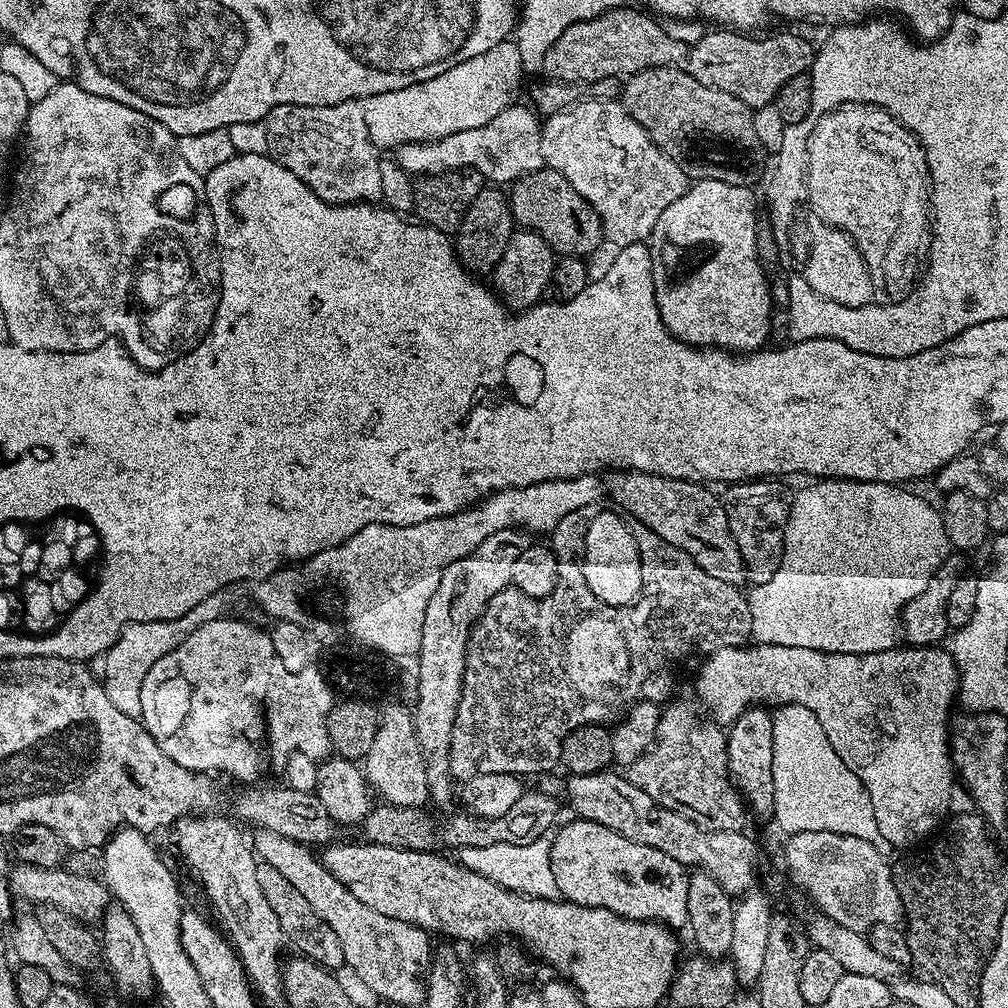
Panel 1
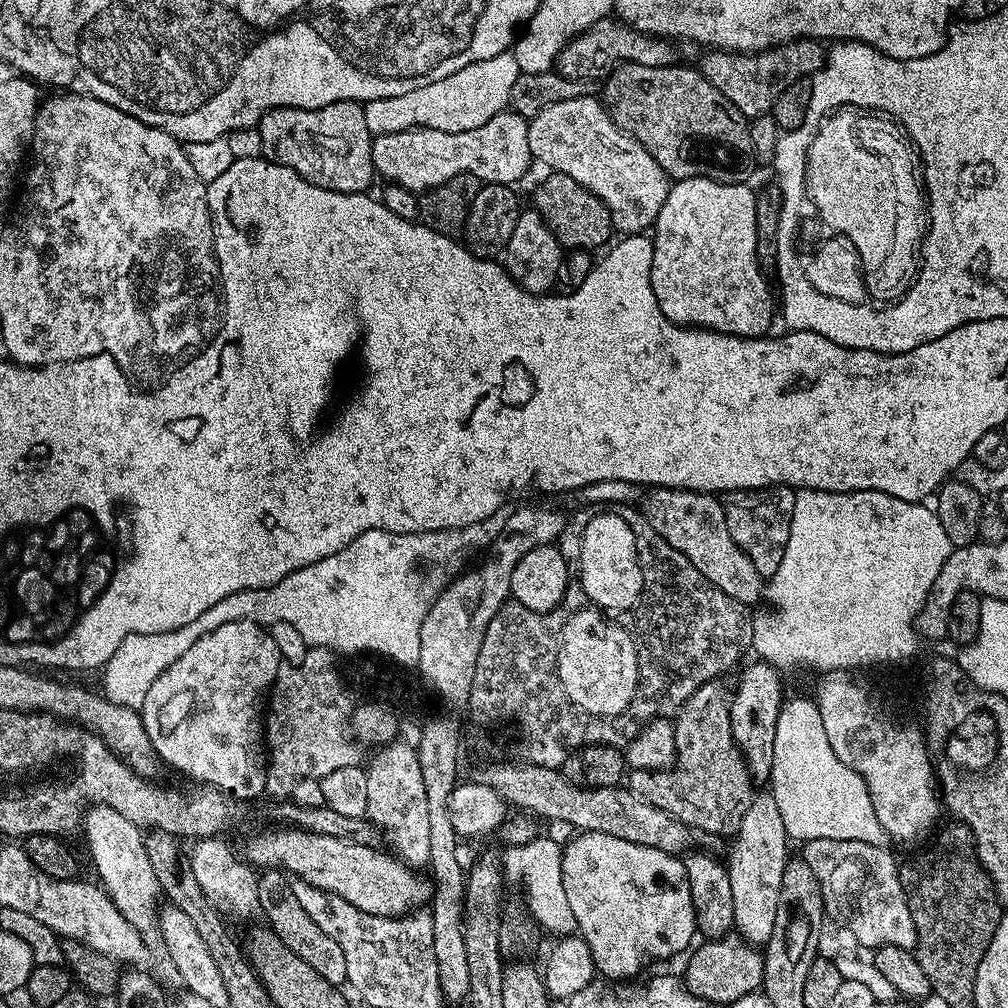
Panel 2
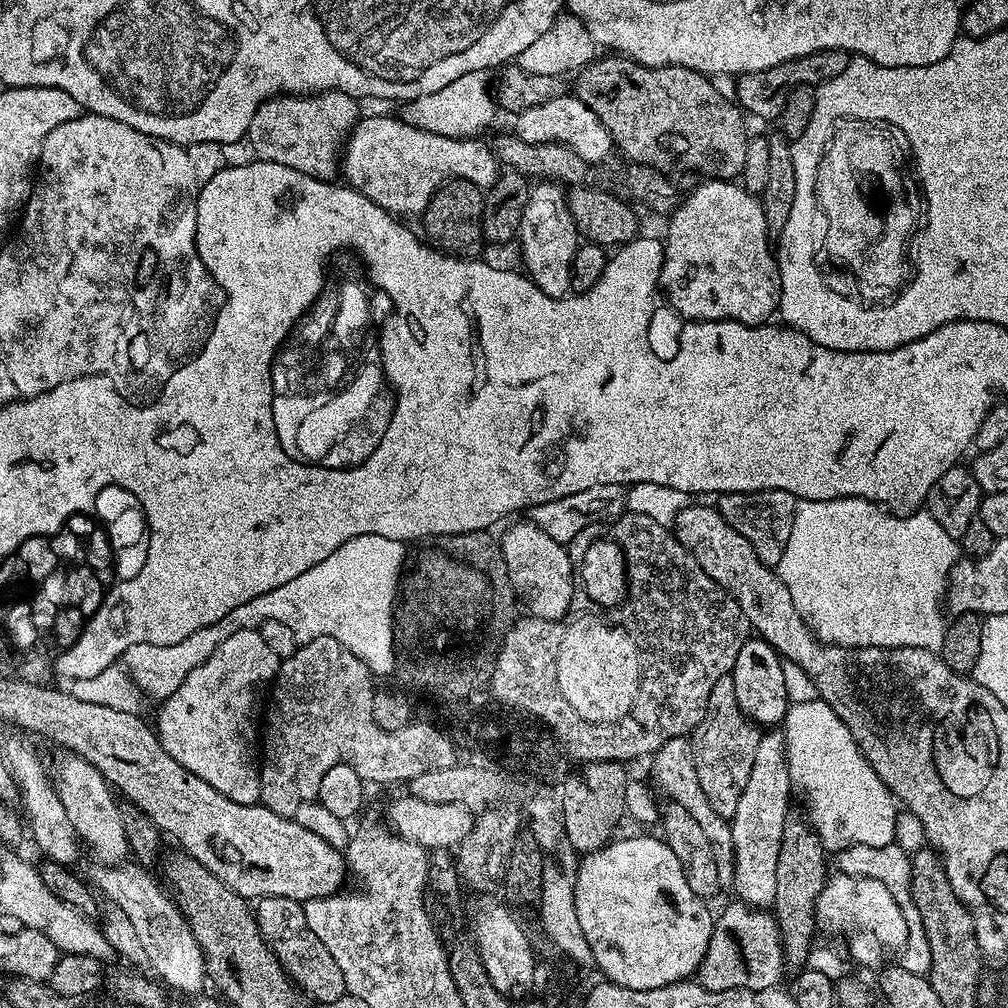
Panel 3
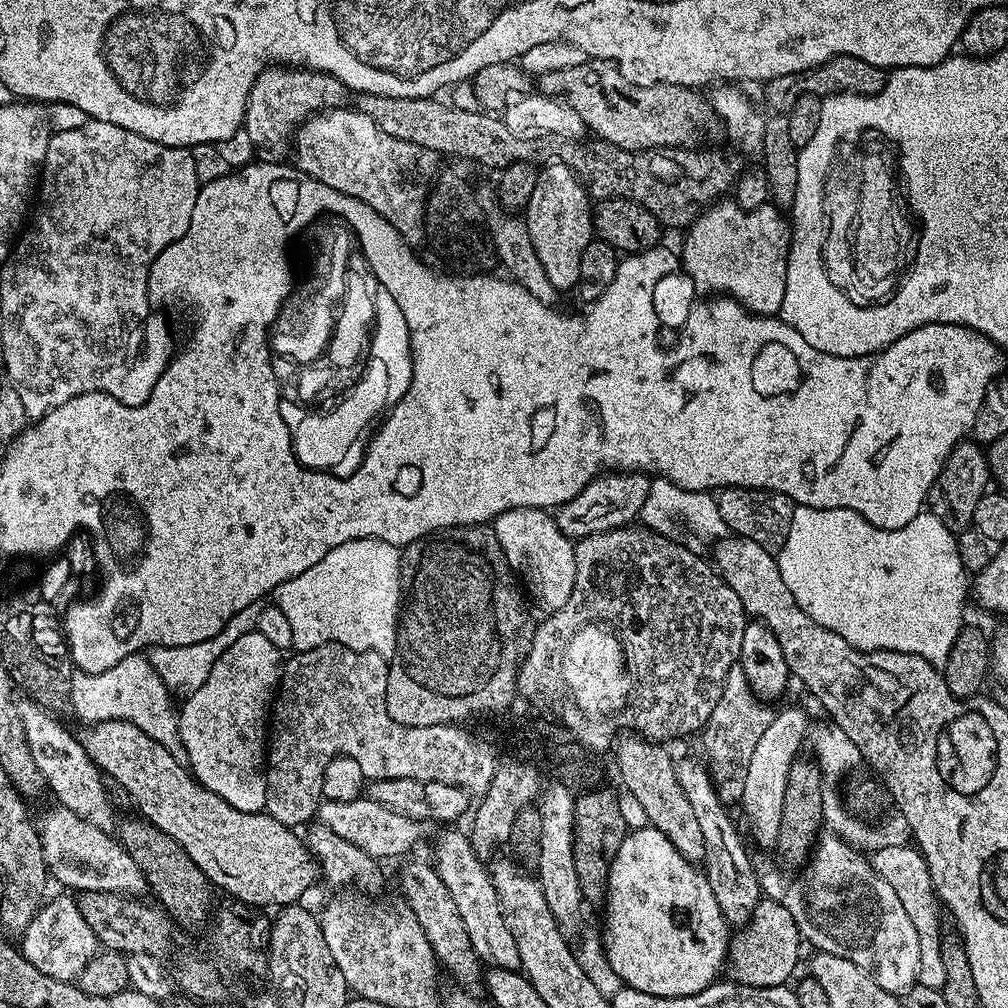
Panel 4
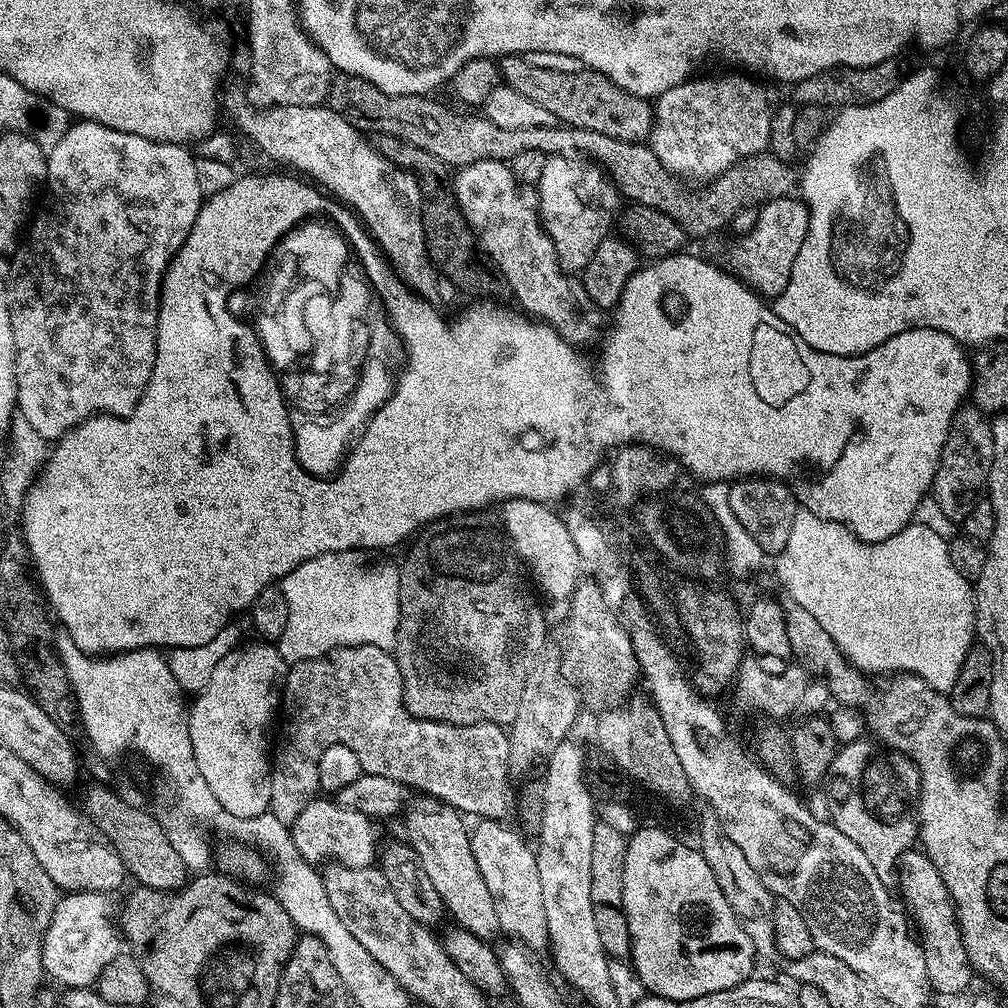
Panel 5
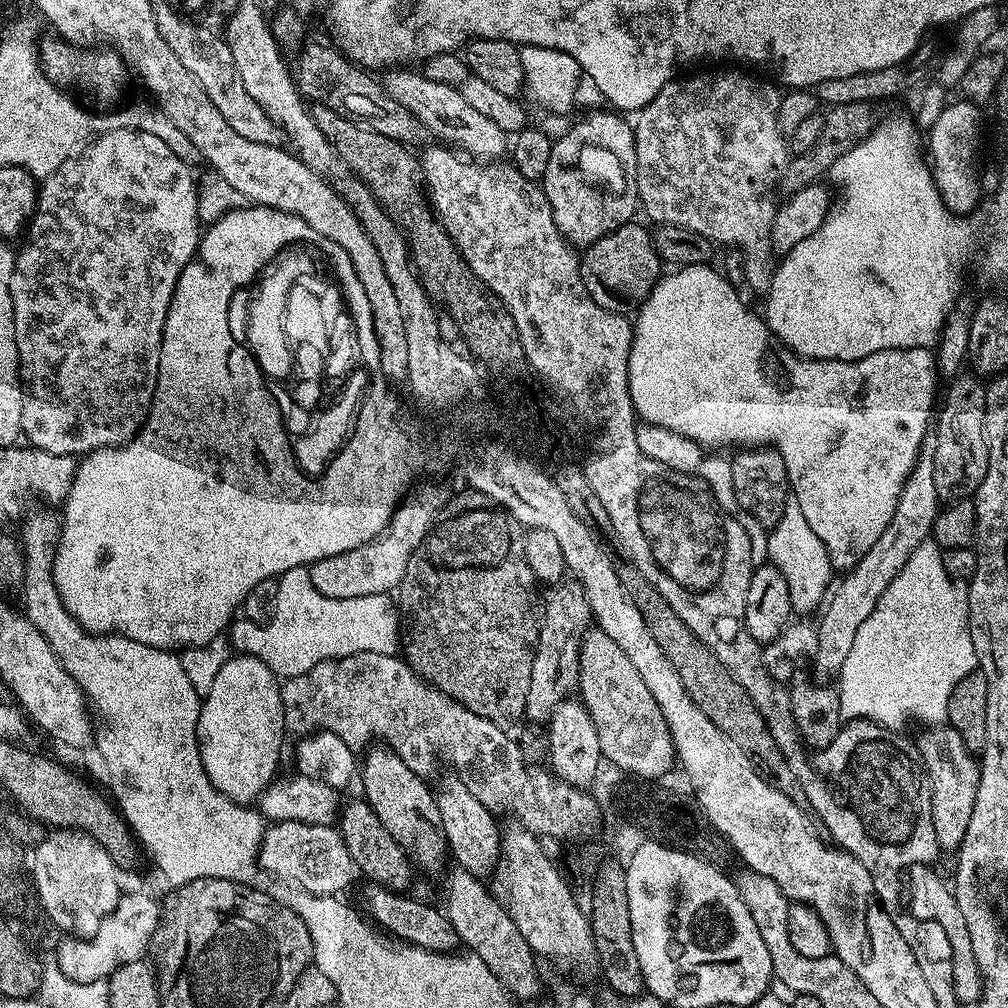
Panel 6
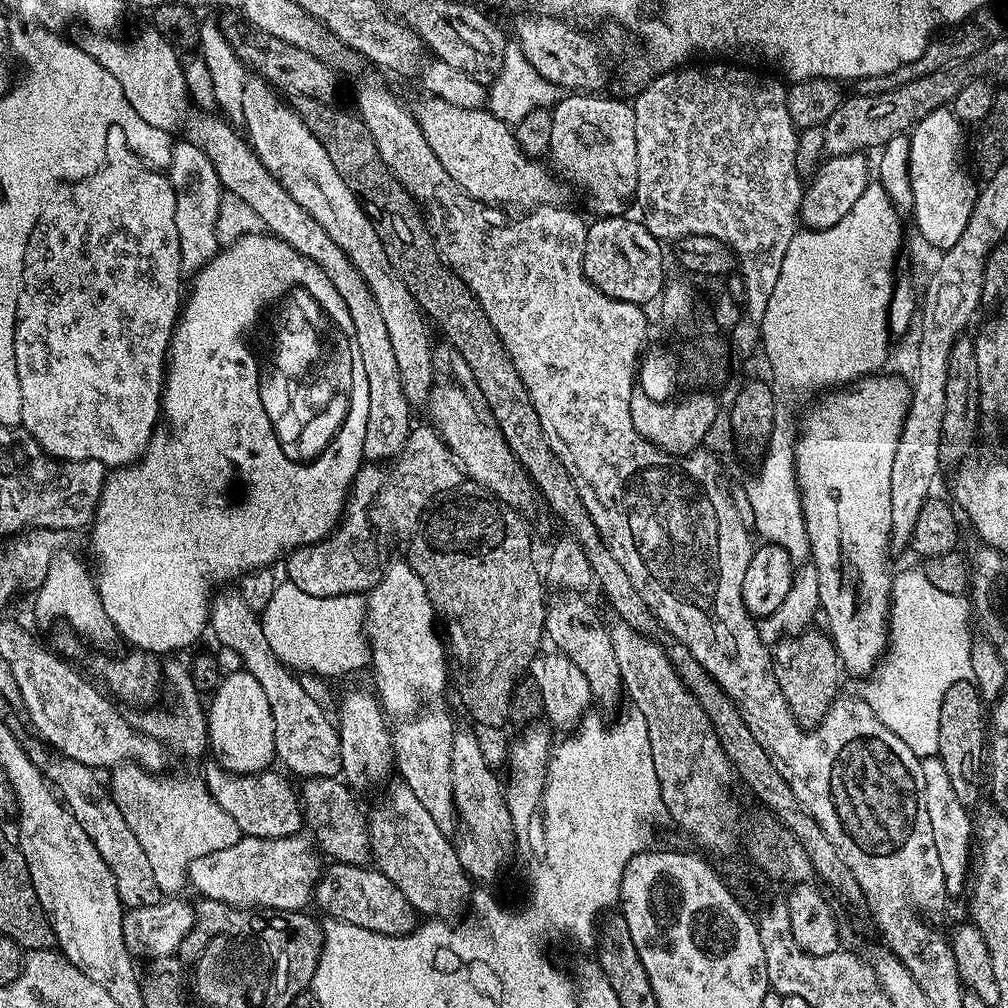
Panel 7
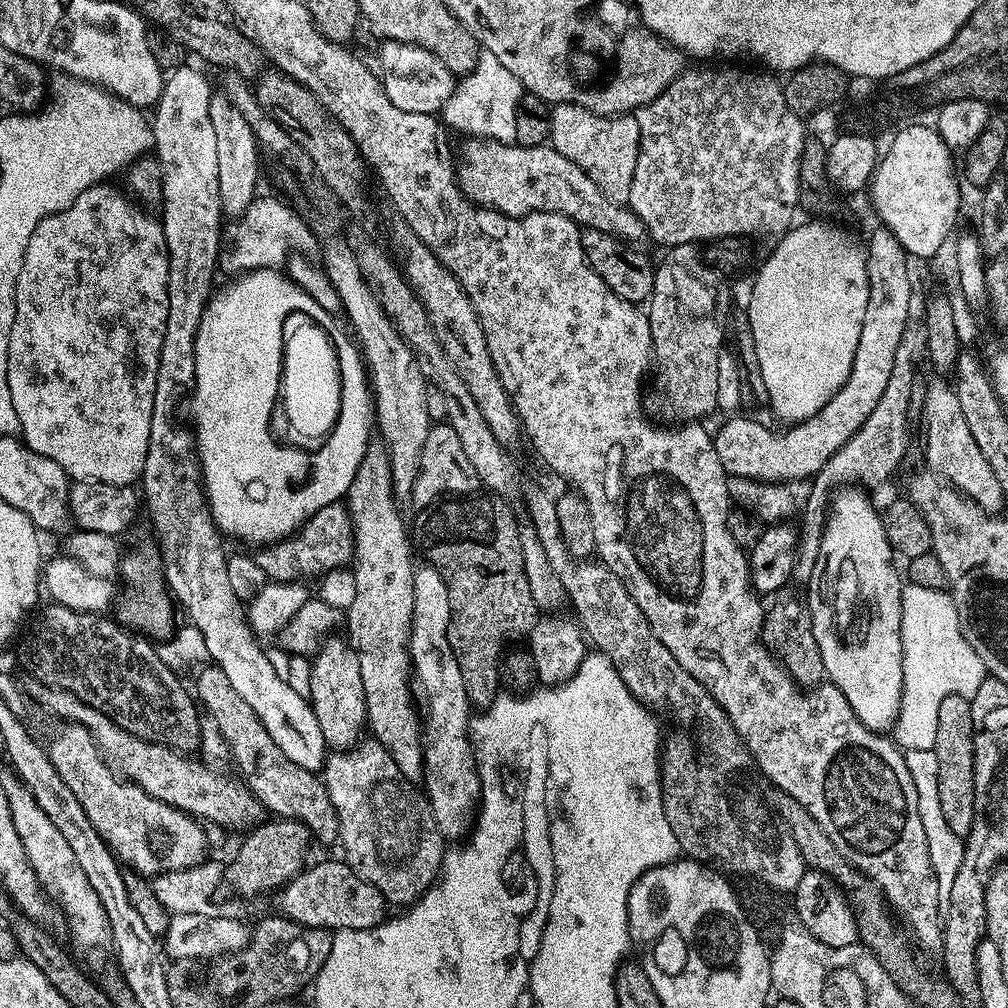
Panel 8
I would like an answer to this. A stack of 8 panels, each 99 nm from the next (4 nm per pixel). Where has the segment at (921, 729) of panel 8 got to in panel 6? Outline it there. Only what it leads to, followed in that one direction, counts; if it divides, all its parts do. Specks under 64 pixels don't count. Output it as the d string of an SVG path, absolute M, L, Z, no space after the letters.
M925 542L913 550L909 560L902 566L901 572L890 582L888 588L882 594L880 601L877 602L876 609L859 626L856 641L850 649L850 654L846 655L845 664L841 666L838 675L838 681L840 681L840 684L838 683L840 706L845 713L859 714L876 724L881 724L883 728L899 730L908 719L918 719L926 722L925 725L936 726L947 717L948 706L946 702L950 698L956 683L962 678L966 678L966 674L977 671L977 668L976 651L970 647L968 639L968 593L962 590L961 585L953 580L952 575L946 570L944 552L935 543Z

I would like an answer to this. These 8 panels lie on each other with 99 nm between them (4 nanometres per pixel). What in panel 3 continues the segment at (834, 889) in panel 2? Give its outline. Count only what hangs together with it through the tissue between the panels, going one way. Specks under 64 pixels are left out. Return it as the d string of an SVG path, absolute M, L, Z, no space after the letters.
M893 842L886 846L850 846L835 853L834 860L841 873L846 876L865 876L868 880L882 882L886 890L890 890L890 898L898 902L898 910L902 910L902 918L906 918L906 942L902 949L902 965L913 974L927 977L930 970L930 941L926 938L926 926L922 924L922 914L918 914L918 906L914 906L912 897L912 858L906 851Z

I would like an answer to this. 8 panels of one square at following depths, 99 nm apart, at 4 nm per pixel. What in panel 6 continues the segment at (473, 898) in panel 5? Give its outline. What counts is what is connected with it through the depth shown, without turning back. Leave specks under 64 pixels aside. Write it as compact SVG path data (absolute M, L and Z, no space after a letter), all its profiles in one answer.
M372 746L367 749L368 757L363 757L359 783L364 783L363 799L367 800L372 812L390 830L404 849L410 850L410 856L417 865L421 864L428 872L436 871L440 859L446 856L446 841L436 819L436 798L433 789L428 789L425 777L417 776L402 758L398 758L387 746Z

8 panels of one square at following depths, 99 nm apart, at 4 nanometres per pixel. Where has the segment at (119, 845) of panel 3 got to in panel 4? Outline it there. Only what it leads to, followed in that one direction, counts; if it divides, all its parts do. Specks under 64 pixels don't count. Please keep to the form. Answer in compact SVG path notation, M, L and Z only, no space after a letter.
M35 702L27 703L26 706L20 715L27 743L47 789L51 789L55 796L53 799L99 829L113 831L116 826L116 817L114 818L116 810L108 796L103 773L86 754L79 739L52 717L55 715Z

